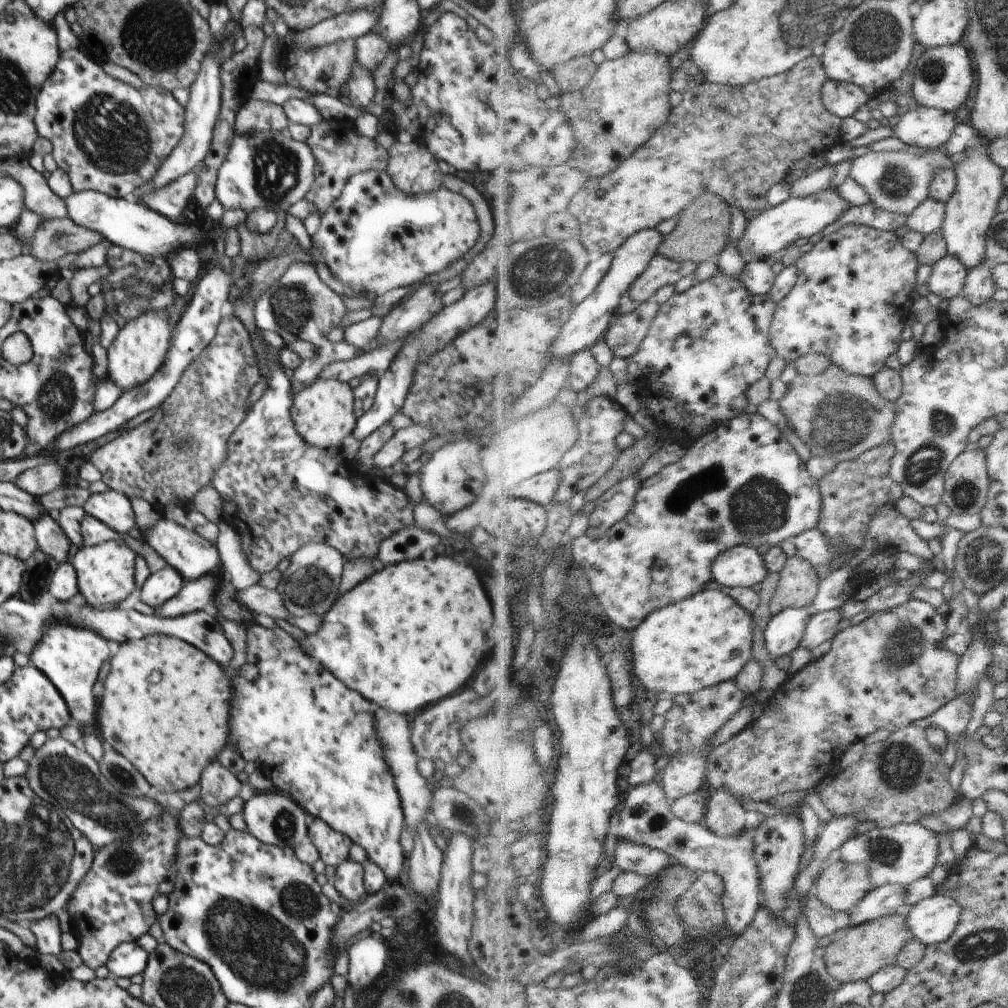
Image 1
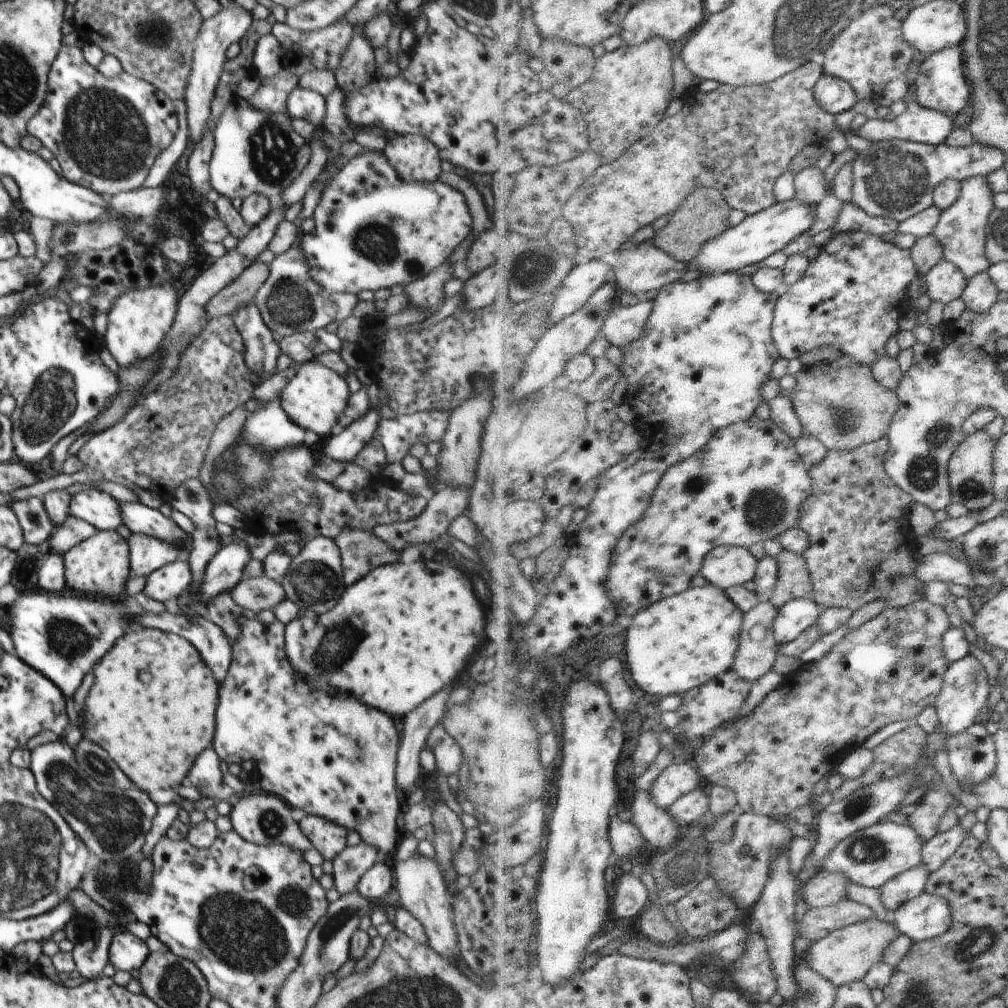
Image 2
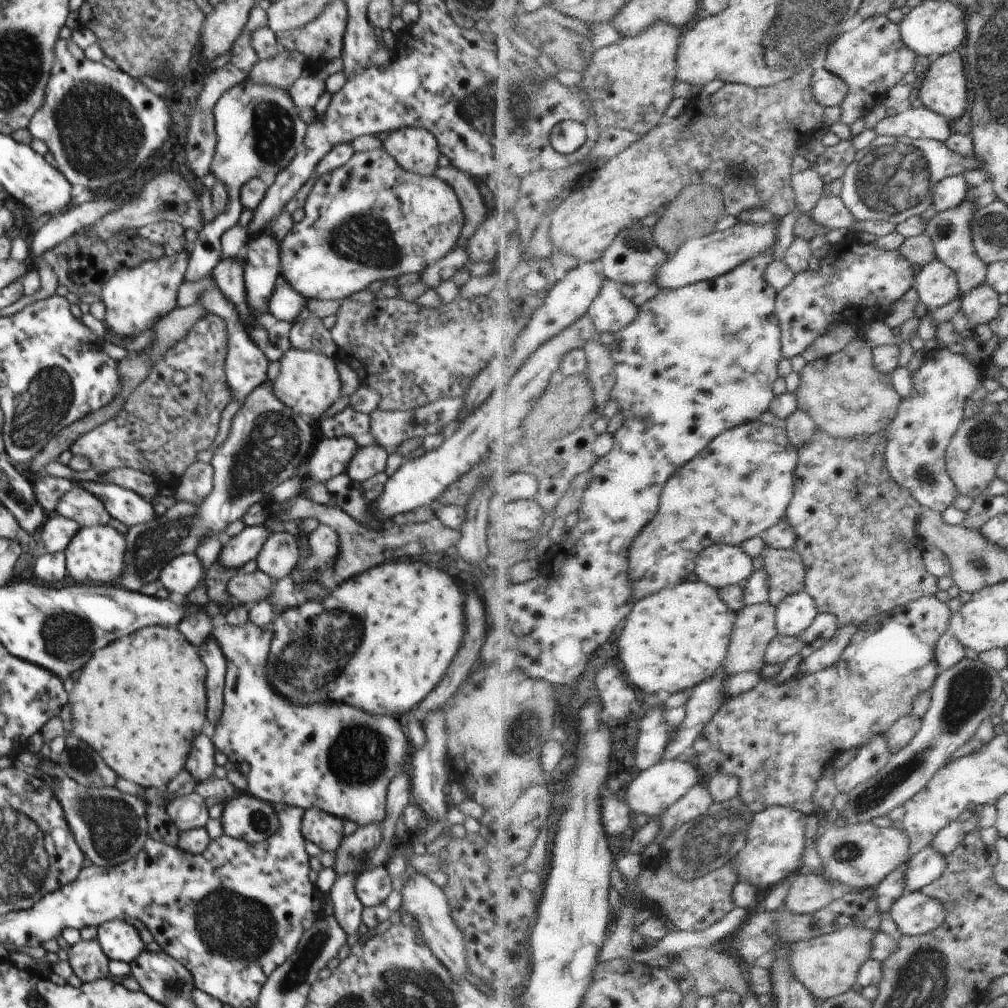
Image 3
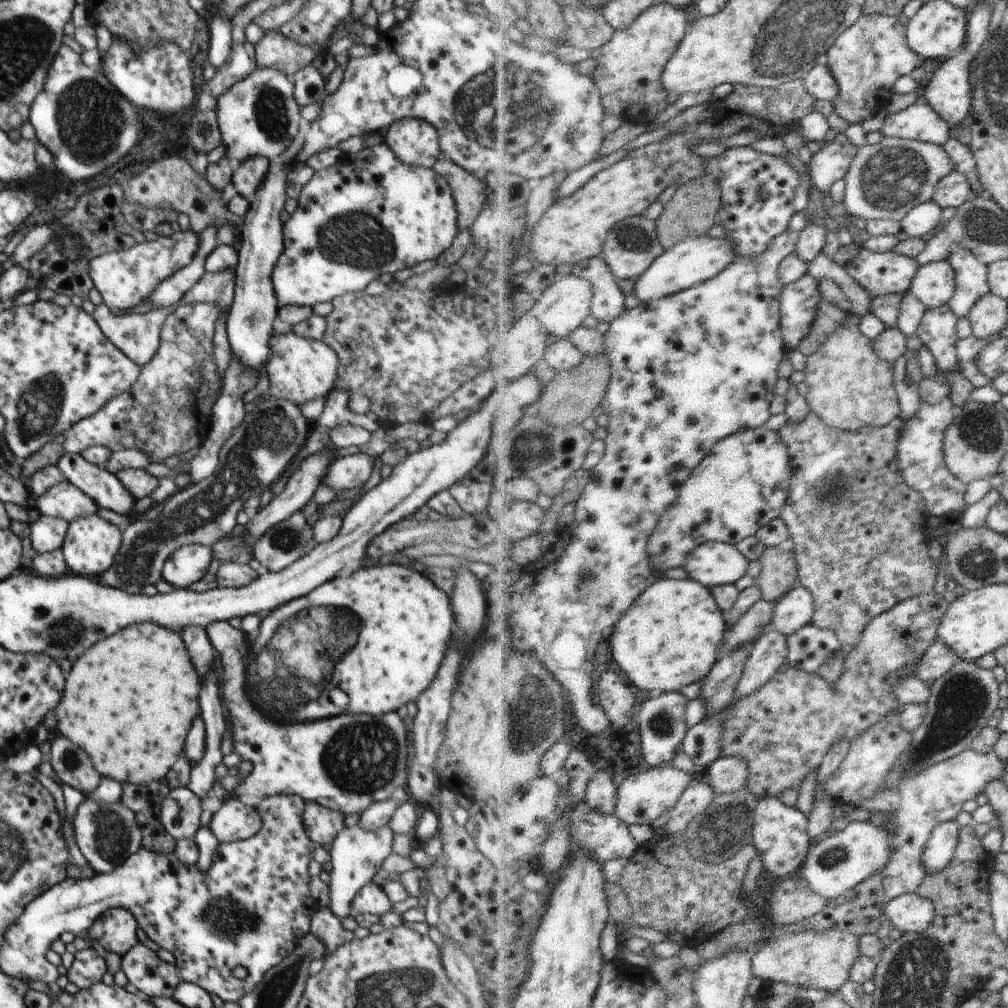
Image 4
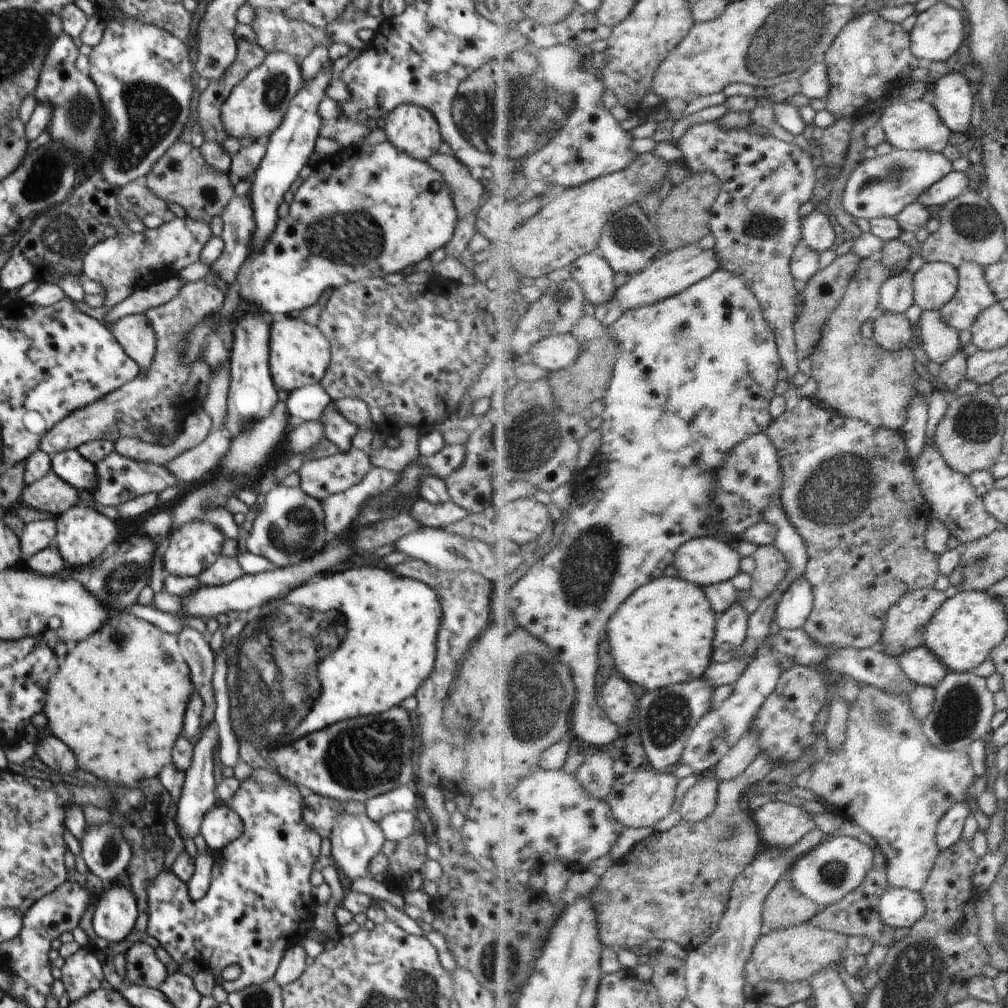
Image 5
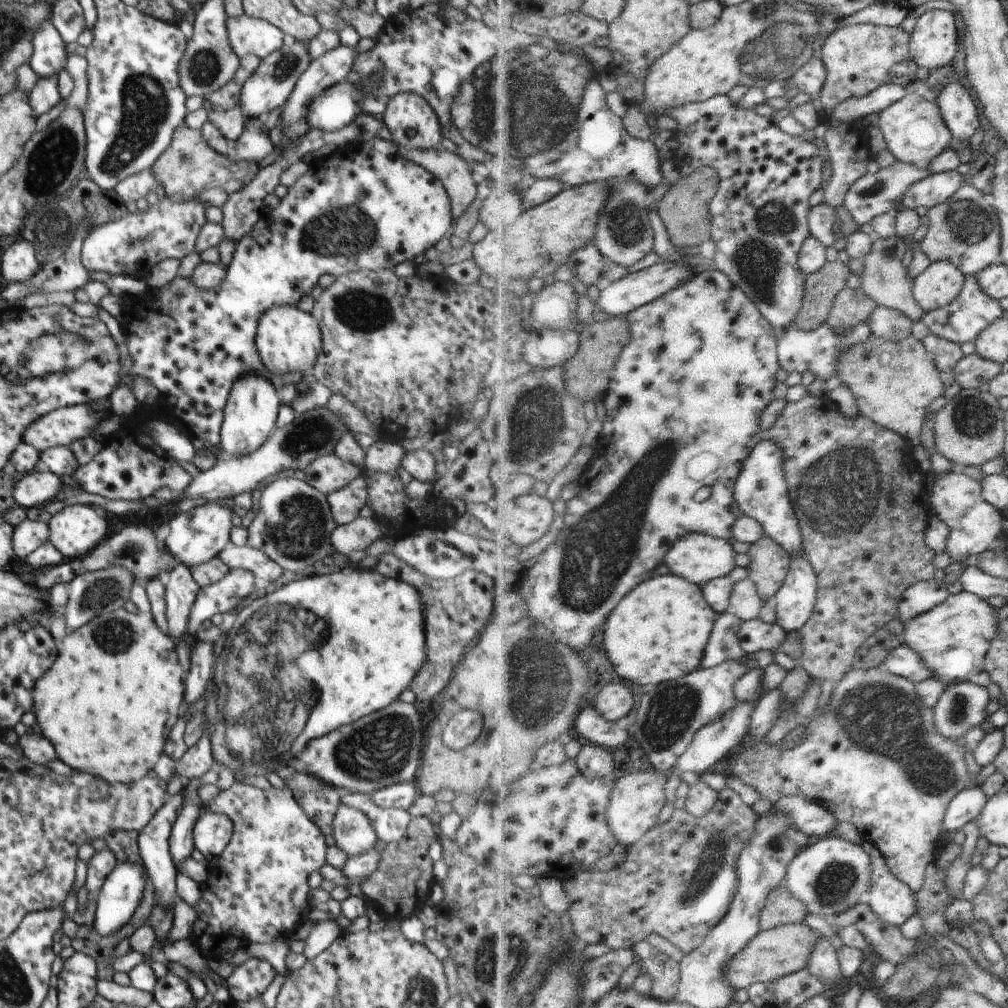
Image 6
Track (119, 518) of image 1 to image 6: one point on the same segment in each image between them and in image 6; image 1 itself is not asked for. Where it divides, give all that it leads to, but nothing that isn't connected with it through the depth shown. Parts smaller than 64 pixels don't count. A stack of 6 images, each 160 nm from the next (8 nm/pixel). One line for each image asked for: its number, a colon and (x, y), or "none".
2: (102, 510)
3: (79, 504)
4: (64, 500)
5: (52, 494)
6: (37, 489)

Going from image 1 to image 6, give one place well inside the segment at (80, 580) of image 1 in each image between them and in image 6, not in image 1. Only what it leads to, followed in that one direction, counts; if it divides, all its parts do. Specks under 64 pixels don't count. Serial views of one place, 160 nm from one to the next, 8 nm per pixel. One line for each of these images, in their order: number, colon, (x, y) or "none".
2: (99, 566)
3: (96, 554)
4: (90, 546)
5: (84, 535)
6: (76, 530)

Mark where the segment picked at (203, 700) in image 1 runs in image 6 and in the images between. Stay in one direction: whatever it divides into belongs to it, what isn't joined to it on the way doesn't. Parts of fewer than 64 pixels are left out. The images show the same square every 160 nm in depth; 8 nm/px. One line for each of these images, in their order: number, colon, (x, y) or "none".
2: (152, 707)
3: (141, 701)
4: (140, 683)
5: (119, 701)
6: (107, 702)

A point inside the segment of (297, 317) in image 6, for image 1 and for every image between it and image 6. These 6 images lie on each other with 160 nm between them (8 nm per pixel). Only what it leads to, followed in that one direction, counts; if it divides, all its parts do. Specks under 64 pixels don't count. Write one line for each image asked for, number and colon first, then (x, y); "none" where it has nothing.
1: (323, 414)
2: (315, 398)
3: (309, 383)
4: (299, 370)
5: (300, 354)

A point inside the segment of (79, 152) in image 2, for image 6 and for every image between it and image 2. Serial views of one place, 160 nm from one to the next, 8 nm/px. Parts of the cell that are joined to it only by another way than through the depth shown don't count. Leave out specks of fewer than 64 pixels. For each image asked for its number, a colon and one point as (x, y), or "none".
3: (100, 124)
4: (80, 116)
5: (78, 120)
6: (48, 58)

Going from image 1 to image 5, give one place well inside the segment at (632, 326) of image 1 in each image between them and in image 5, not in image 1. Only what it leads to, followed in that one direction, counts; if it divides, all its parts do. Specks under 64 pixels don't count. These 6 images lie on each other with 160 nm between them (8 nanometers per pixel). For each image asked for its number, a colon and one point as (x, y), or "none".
2: (625, 325)
3: (613, 312)
4: (610, 302)
5: (594, 271)

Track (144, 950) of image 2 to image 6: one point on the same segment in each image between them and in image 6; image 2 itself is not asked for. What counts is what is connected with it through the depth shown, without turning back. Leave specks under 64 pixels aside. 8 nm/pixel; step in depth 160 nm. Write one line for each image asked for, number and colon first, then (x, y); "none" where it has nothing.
3: (119, 940)
4: (116, 930)
5: (115, 914)
6: (119, 897)

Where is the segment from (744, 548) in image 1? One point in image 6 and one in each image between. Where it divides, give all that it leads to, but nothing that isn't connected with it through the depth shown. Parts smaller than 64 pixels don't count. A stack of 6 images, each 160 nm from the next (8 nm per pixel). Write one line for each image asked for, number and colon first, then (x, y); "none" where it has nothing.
2: (728, 566)
3: (721, 565)
4: (715, 563)
5: (707, 561)
6: (700, 558)

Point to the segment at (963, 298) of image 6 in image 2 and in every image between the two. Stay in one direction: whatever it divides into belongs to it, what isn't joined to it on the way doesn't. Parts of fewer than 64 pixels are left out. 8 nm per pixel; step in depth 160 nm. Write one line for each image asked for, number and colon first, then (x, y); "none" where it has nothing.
2: (962, 232)
3: (952, 230)
4: (971, 275)
5: (974, 294)

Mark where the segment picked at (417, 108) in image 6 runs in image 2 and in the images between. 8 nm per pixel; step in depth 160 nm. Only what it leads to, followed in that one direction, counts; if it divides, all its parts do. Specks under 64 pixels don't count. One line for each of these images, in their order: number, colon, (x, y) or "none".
2: (415, 159)
3: (416, 150)
4: (413, 141)
5: (410, 128)

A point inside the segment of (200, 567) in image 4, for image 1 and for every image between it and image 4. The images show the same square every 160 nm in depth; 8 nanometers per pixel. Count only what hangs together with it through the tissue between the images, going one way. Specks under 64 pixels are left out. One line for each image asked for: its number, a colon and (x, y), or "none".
1: (159, 587)
2: (170, 581)
3: (181, 575)

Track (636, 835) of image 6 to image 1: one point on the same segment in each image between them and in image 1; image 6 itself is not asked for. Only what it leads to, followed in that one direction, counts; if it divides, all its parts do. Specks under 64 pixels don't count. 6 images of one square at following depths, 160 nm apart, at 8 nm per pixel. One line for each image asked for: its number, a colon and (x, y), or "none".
1: (694, 719)
2: (678, 780)
3: (655, 791)
4: (643, 797)
5: (641, 799)

